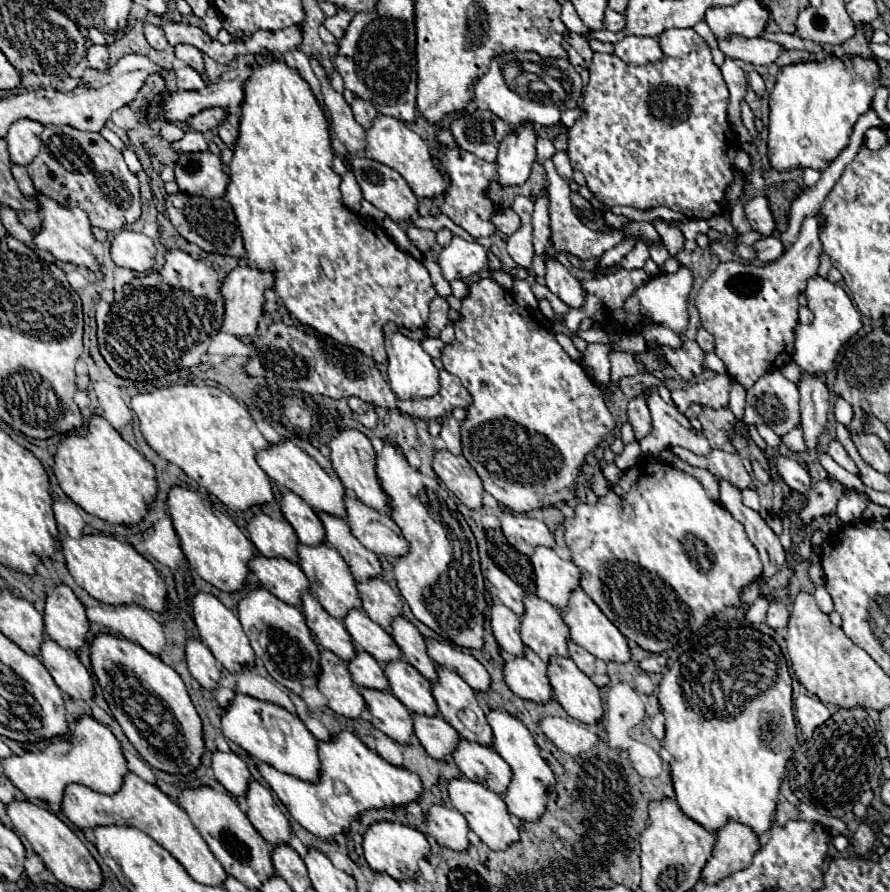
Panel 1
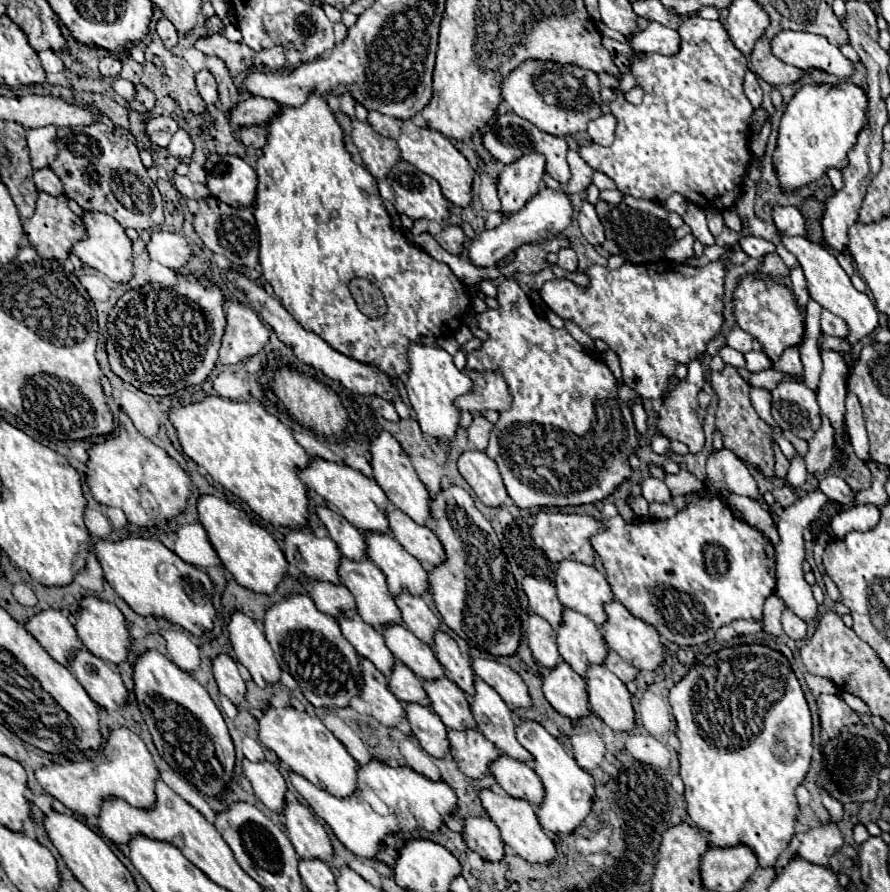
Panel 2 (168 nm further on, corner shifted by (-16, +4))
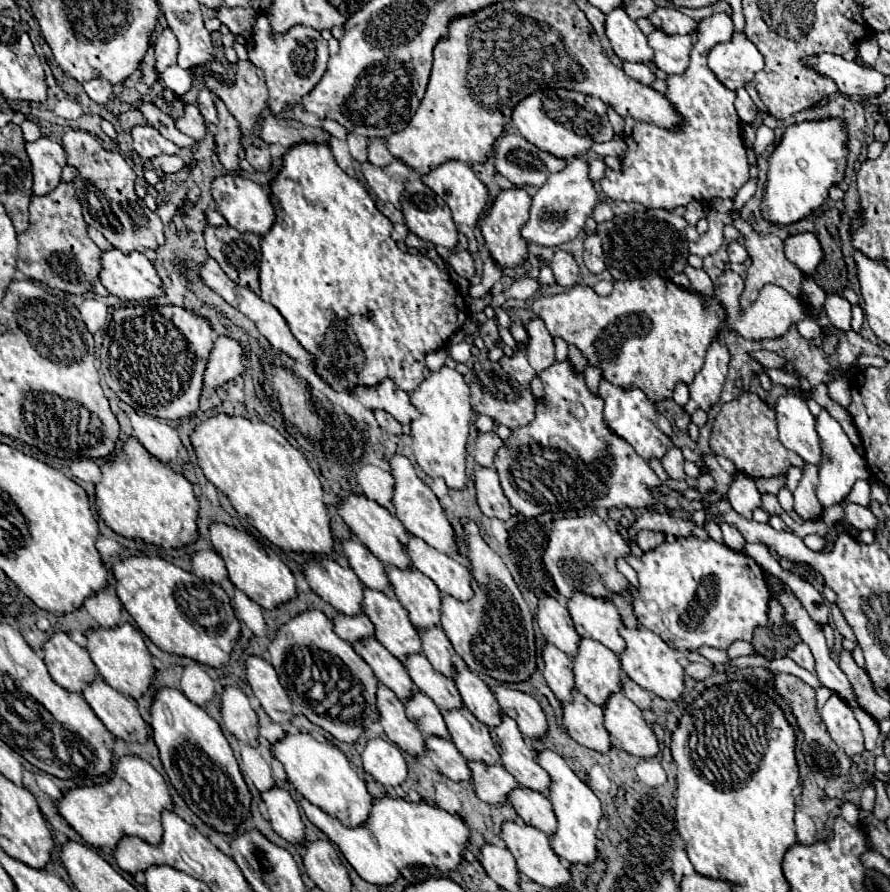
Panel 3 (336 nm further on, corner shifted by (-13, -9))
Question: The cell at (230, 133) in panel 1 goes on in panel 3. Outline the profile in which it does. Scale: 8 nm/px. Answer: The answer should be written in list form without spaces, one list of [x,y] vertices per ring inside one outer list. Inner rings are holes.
[[[247,145],[247,147],[245,147],[245,153],[247,153],[247,161],[249,161],[257,171],[267,173],[267,171],[271,169],[271,155],[269,155],[269,149],[267,149],[267,147]]]

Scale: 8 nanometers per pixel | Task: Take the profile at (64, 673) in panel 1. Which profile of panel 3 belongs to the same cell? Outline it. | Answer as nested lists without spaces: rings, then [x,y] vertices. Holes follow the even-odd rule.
[[[103,679],[93,681],[83,691],[83,697],[115,737],[133,743],[147,741],[149,729],[143,717],[139,715],[135,699],[121,695],[119,691],[109,687]]]

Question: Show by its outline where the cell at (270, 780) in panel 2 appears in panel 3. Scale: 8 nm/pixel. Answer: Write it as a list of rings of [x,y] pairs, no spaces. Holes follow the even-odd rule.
[[[275,787],[267,793],[261,793],[261,799],[269,809],[271,827],[289,843],[305,845],[305,825],[299,813],[299,805],[291,797],[291,793]]]

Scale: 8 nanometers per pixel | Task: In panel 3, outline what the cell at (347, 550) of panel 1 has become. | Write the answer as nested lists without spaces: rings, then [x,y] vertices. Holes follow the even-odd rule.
[[[389,567],[387,577],[393,585],[395,597],[407,609],[415,627],[437,627],[441,625],[441,591],[421,571],[401,571]]]

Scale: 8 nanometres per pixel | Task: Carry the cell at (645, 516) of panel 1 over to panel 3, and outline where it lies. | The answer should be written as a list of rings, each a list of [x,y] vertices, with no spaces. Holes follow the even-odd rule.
[[[677,537],[673,541],[665,541],[643,557],[629,555],[625,559],[639,575],[639,587],[631,587],[633,609],[639,623],[677,649],[695,651],[703,645],[727,649],[737,639],[751,641],[753,629],[767,623],[767,603],[771,595],[763,577],[763,569],[751,557],[719,545],[713,539],[701,541],[697,537]]]

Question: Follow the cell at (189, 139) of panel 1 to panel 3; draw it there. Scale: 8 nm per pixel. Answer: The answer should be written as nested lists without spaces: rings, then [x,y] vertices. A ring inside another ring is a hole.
[[[157,155],[149,159],[155,169],[161,169],[163,173],[177,173],[185,167],[183,159],[179,155]]]

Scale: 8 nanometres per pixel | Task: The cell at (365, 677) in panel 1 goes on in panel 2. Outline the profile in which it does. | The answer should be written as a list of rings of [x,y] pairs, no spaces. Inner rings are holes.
[[[400,660],[394,662],[394,668],[388,676],[388,688],[402,702],[416,702],[416,704],[424,704],[424,706],[430,704],[428,696],[422,688],[422,680]]]

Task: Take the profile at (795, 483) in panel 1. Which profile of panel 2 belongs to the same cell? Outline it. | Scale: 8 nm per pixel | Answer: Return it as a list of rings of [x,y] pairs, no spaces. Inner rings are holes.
[[[824,474],[818,478],[818,488],[820,492],[824,492],[830,500],[836,500],[840,504],[852,504],[852,488],[836,474]]]

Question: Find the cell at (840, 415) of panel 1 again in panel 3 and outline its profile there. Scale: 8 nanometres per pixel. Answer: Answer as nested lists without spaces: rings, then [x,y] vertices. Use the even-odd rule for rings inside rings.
[[[843,375],[841,379],[837,379],[837,381],[831,381],[831,383],[829,383],[829,395],[831,395],[837,403],[841,403],[843,407],[847,407],[847,405],[849,405],[849,401],[851,401],[849,391],[851,391],[849,375]]]

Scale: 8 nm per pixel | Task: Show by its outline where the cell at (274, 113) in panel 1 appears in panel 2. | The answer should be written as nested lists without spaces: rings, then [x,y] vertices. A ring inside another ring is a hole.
[[[312,92],[308,96],[308,100],[304,102],[304,106],[300,106],[300,108],[282,106],[282,110],[276,116],[272,116],[272,120],[268,122],[268,142],[262,148],[262,156],[256,160],[256,174],[258,174],[258,190],[256,190],[256,202],[252,206],[252,212],[254,212],[256,224],[258,224],[258,234],[260,234],[260,266],[262,266],[262,276],[272,286],[272,290],[282,298],[282,306],[302,324],[302,328],[306,328],[306,330],[318,334],[320,338],[324,338],[334,350],[338,350],[338,352],[342,352],[342,354],[346,354],[346,356],[350,356],[350,358],[354,358],[358,362],[372,364],[376,368],[384,370],[386,374],[398,376],[398,378],[402,378],[408,372],[408,368],[410,368],[408,354],[406,354],[410,342],[414,342],[414,340],[418,342],[420,336],[438,338],[438,336],[454,334],[458,330],[460,316],[466,310],[466,306],[470,304],[470,298],[466,294],[466,286],[456,278],[456,274],[450,270],[448,264],[434,260],[430,254],[426,254],[424,250],[420,250],[414,244],[410,244],[402,230],[394,228],[392,218],[386,212],[386,208],[382,204],[382,198],[378,194],[378,182],[372,178],[372,174],[364,166],[354,164],[352,156],[344,150],[342,128],[336,122],[332,110],[328,108],[326,100],[320,94]],[[352,278],[366,278],[366,280],[370,280],[372,284],[376,284],[382,290],[382,294],[386,298],[386,314],[382,314],[378,318],[368,318],[368,316],[364,316],[356,308],[356,302],[352,300],[350,290],[348,290],[348,282]]]

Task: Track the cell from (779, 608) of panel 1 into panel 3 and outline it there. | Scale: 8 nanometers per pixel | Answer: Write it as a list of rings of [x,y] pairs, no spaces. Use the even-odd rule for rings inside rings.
[[[797,643],[795,649],[791,649],[789,657],[803,669],[807,669],[809,673],[815,675],[815,659],[813,659],[813,653],[809,651],[809,647],[805,643]]]

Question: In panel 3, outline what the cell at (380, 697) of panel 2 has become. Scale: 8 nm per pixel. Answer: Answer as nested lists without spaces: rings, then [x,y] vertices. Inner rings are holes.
[[[379,685],[377,689],[377,709],[381,715],[379,723],[383,725],[389,741],[393,741],[413,757],[419,757],[425,753],[423,733],[407,719],[403,701],[397,699],[397,695],[385,685]]]

